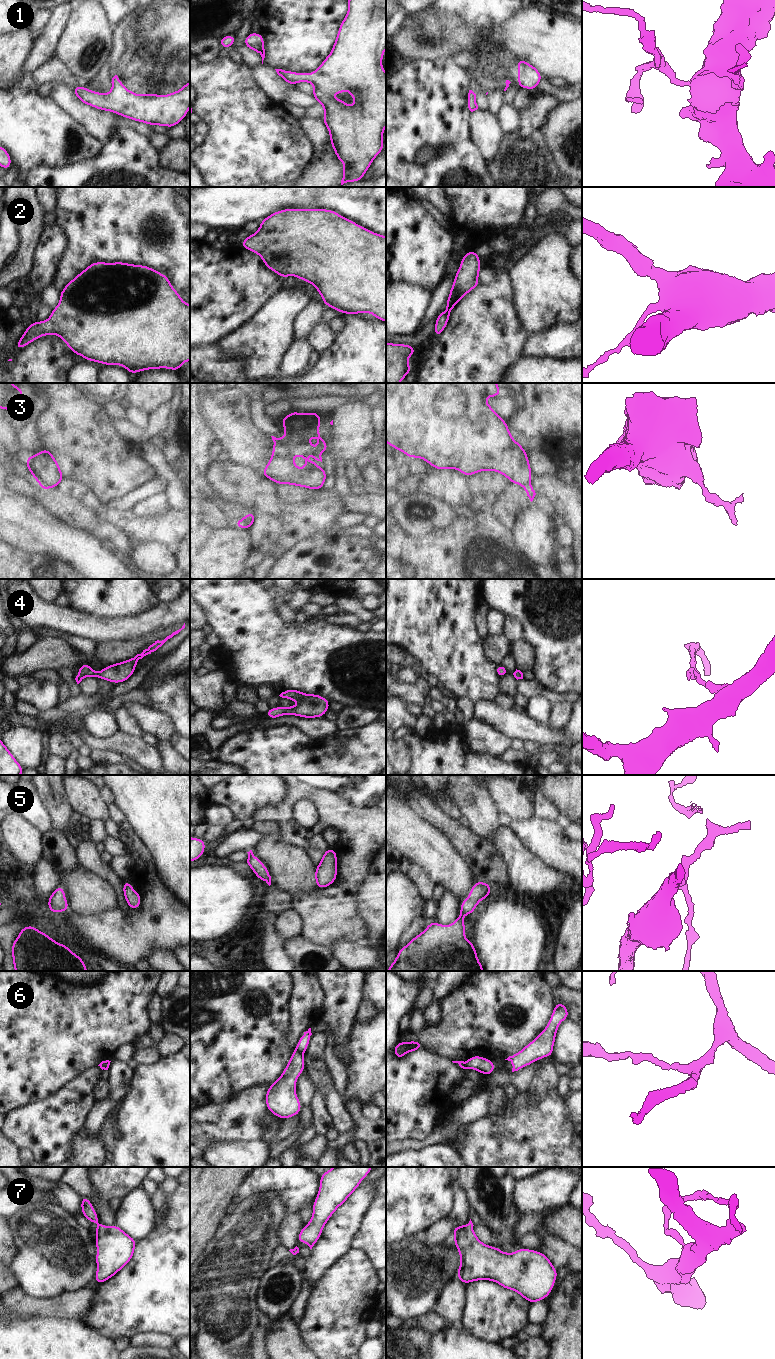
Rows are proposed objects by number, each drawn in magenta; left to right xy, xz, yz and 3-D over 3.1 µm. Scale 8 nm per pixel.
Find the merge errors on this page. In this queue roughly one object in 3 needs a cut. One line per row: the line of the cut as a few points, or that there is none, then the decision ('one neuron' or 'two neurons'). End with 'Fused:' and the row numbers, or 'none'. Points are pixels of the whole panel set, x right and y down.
1: no cut; one neuron
2: no cut; one neuron
3: cut in xy along (39, 482), (44, 482), (51, 487); two neurons
4: no cut; one neuron
5: no cut; one neuron
6: cut in xz along (295, 1049), (302, 1053); two neurons
7: no cut; one neuron
Fused: 3, 6

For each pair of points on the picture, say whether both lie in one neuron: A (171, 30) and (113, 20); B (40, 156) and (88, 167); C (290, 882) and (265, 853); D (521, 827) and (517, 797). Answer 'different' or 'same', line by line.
A: different
B: different
C: same
D: different

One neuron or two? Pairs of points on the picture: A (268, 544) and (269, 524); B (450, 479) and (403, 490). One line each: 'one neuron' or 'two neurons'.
A: one neuron
B: one neuron

